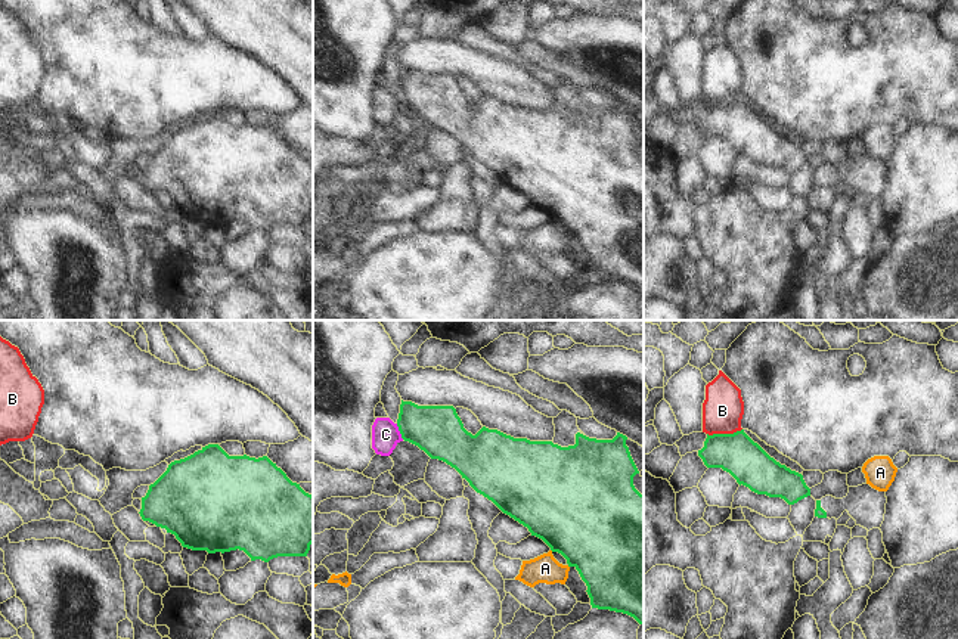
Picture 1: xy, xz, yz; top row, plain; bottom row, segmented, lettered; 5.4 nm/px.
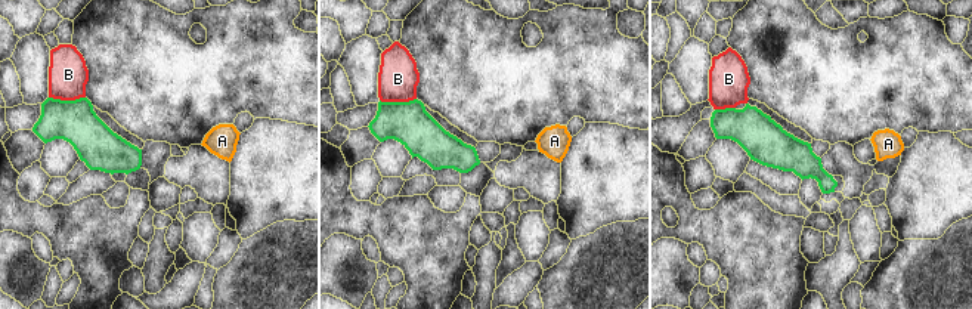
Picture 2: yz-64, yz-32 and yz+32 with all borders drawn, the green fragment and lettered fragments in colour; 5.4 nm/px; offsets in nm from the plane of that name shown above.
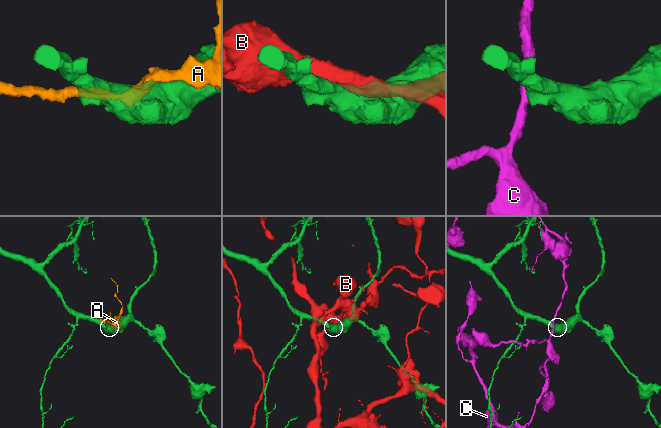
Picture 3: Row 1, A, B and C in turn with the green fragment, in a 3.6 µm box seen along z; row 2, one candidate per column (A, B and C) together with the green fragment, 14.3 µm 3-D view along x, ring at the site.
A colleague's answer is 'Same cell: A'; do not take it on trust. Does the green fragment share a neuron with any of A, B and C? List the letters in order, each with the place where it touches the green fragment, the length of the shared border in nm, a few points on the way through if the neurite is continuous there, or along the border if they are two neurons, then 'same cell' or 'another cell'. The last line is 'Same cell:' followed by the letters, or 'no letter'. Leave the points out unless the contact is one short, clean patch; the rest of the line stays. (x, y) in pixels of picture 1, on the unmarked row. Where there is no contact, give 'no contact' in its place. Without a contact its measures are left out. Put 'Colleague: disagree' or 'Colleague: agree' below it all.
A: no contact | another cell
B: yz (724, 104) | 190 nm | another cell
C: xz (399, 99) | 100 nm | along xz (396, 93), (403, 108) | another cell
Same cell: no letter
Colleague: disagree

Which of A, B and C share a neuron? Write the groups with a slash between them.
A / B / C

